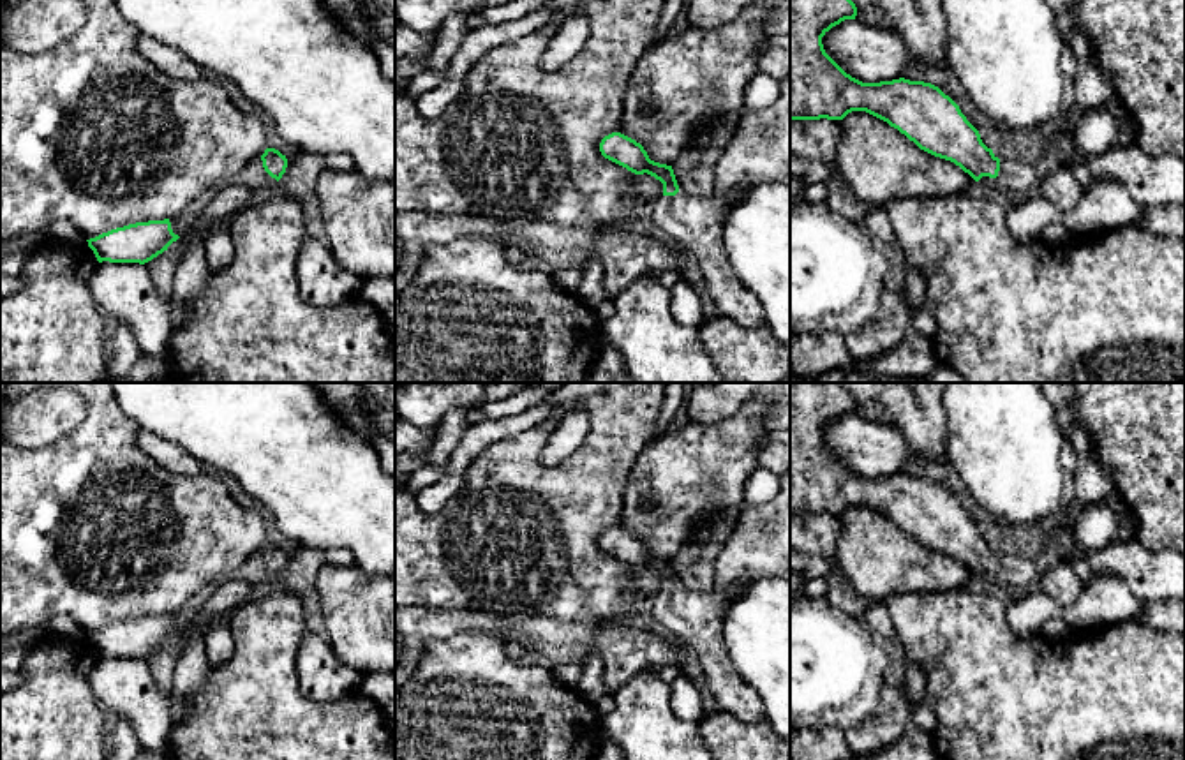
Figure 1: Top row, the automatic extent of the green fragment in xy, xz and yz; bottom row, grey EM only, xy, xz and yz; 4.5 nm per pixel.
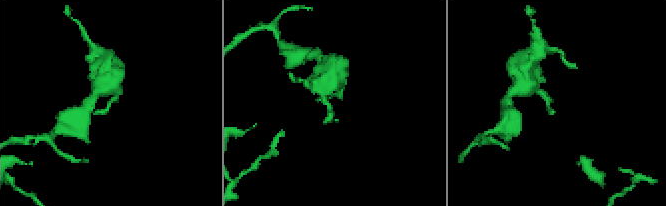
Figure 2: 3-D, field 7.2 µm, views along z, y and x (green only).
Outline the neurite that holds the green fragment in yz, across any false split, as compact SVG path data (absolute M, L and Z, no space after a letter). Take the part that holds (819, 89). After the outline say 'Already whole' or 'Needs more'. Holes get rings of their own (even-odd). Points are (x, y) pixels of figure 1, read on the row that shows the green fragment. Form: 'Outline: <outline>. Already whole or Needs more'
Outline: M790 0L790 122L843 120L852 111L866 111L898 129L920 150L950 160L975 182L995 178L1009 194L1025 194L1033 183L1032 162L998 159L988 148L979 130L966 120L959 106L938 86L905 78L880 83L862 83L846 74L824 49L822 37L845 19L855 19L852 0Z. Needs more

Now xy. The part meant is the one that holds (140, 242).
Outline: M164 219L116 227L86 242L99 263L145 265L168 250L178 238L171 229L169 219Z. Already whole

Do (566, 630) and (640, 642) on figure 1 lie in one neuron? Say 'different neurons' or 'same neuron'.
same neuron

